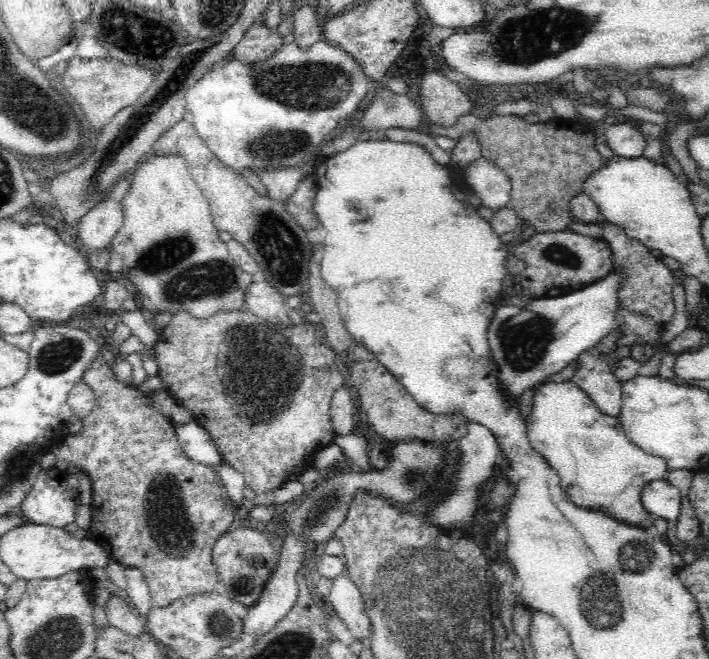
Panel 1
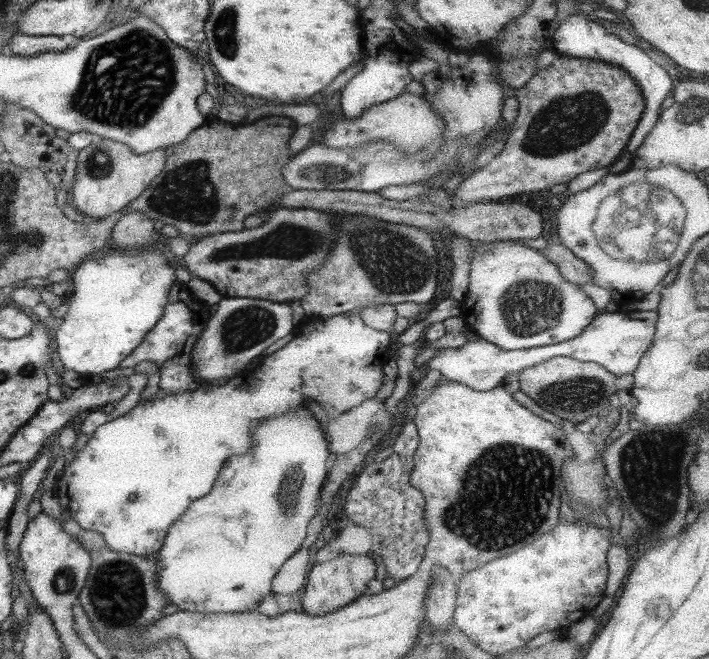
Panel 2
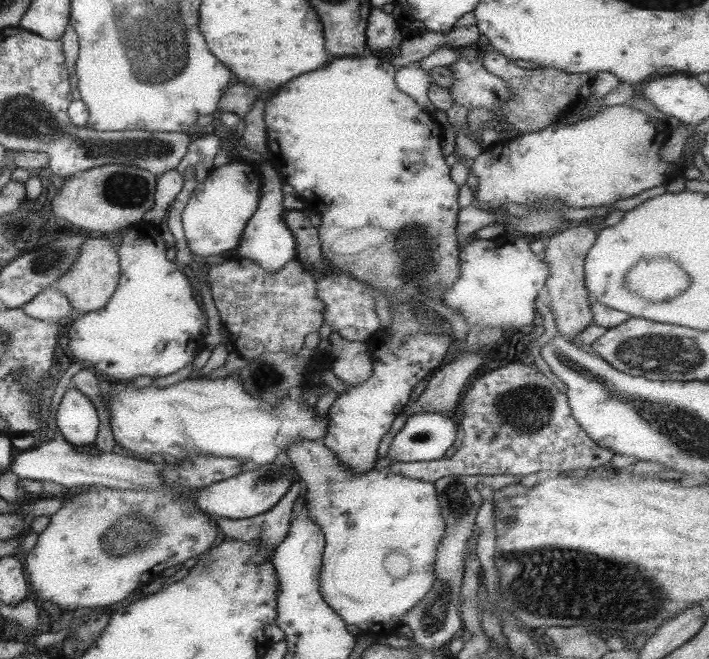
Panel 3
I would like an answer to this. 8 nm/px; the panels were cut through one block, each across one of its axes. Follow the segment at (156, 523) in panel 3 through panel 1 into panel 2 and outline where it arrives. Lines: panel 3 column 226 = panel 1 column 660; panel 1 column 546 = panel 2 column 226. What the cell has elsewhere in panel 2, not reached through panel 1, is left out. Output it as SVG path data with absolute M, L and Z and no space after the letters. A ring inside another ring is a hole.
M357 311L330 317L305 316L293 330L294 336L286 345L262 357L254 379L229 379L220 386L203 384L195 390L145 400L127 414L95 428L85 446L75 451L71 461L62 468L62 475L54 484L53 493L64 516L74 520L83 531L101 534L112 552L151 557L161 549L167 530L187 505L211 490L227 459L250 450L252 430L260 422L304 406L305 398L317 402L331 418L376 397L394 335L365 326Z

